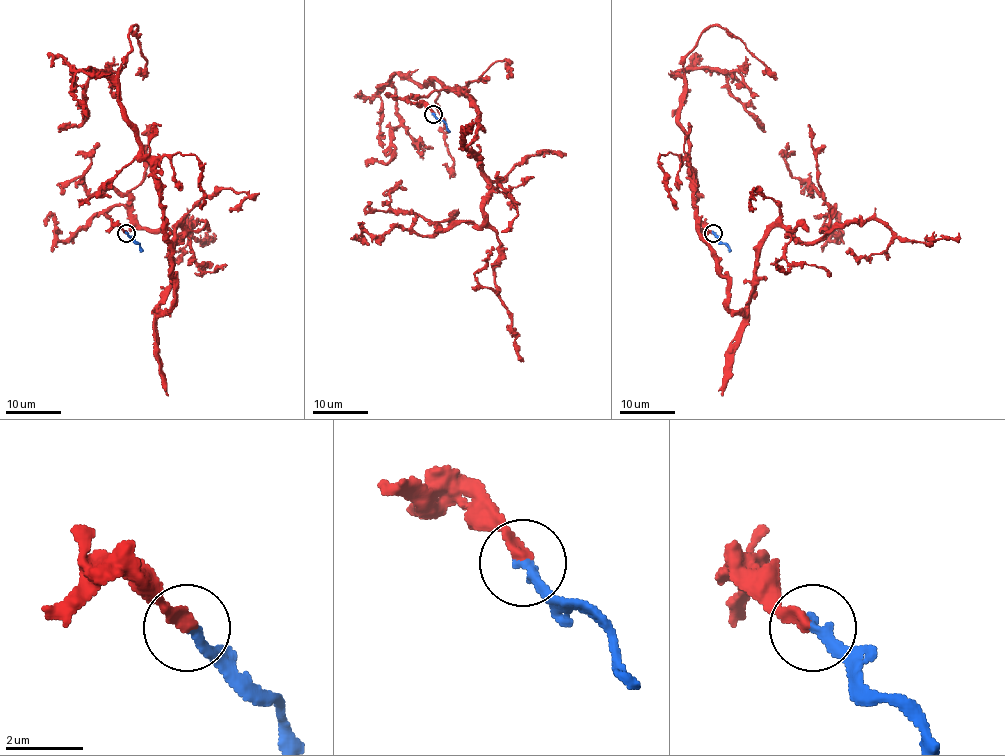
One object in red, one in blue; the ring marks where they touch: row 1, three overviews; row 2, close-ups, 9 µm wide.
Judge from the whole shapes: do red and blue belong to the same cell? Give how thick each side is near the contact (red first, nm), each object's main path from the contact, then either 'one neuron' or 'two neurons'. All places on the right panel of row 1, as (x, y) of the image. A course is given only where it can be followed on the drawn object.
320/280 nm | red via (712, 233), (689, 158), (697, 232), (746, 308), (757, 244), (829, 223), (794, 155) | blue via (712, 233), (730, 251) | one neuron

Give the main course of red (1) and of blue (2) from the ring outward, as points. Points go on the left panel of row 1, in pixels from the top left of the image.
1: (126, 233), (101, 190), (144, 158), (170, 310), (181, 229), (91, 194), (76, 155)
2: (126, 233), (138, 243), (142, 251)

